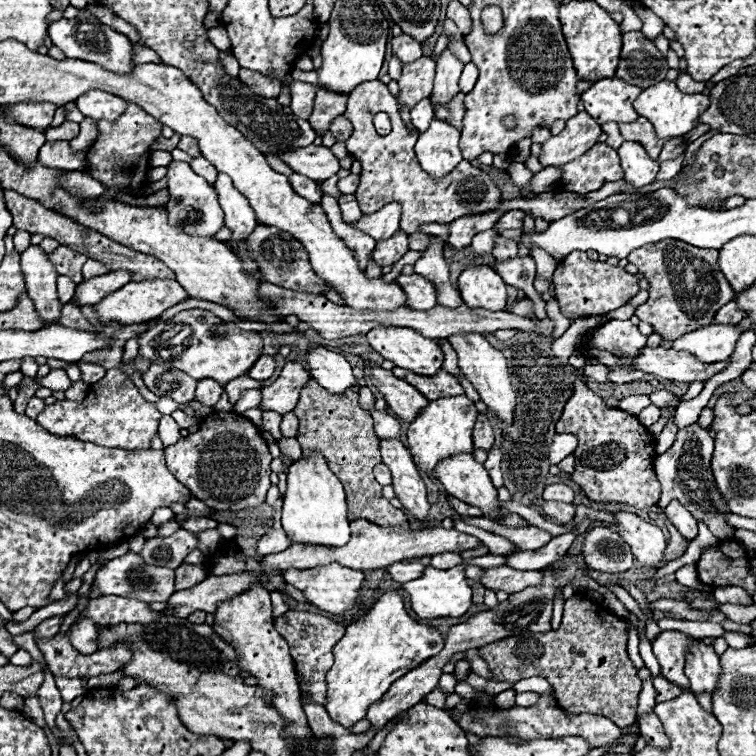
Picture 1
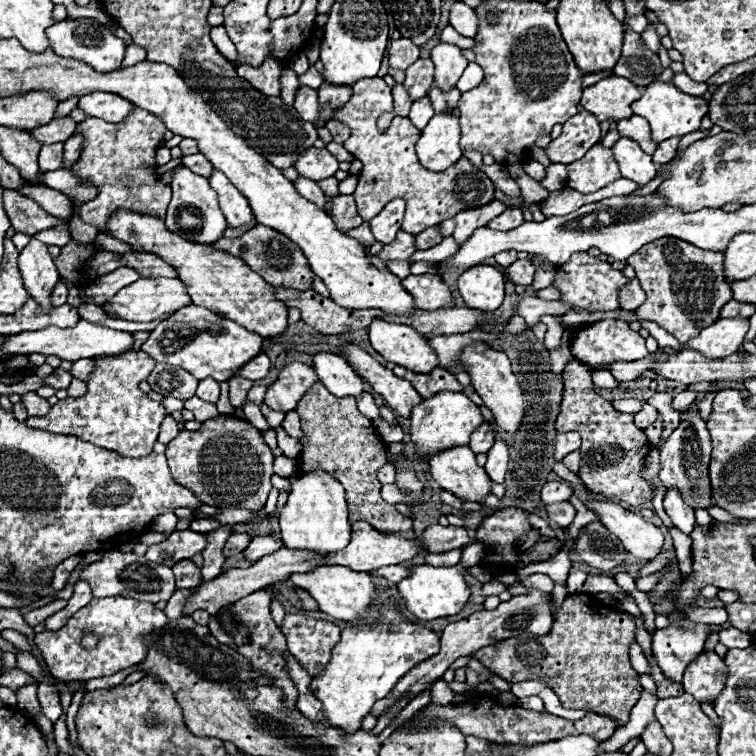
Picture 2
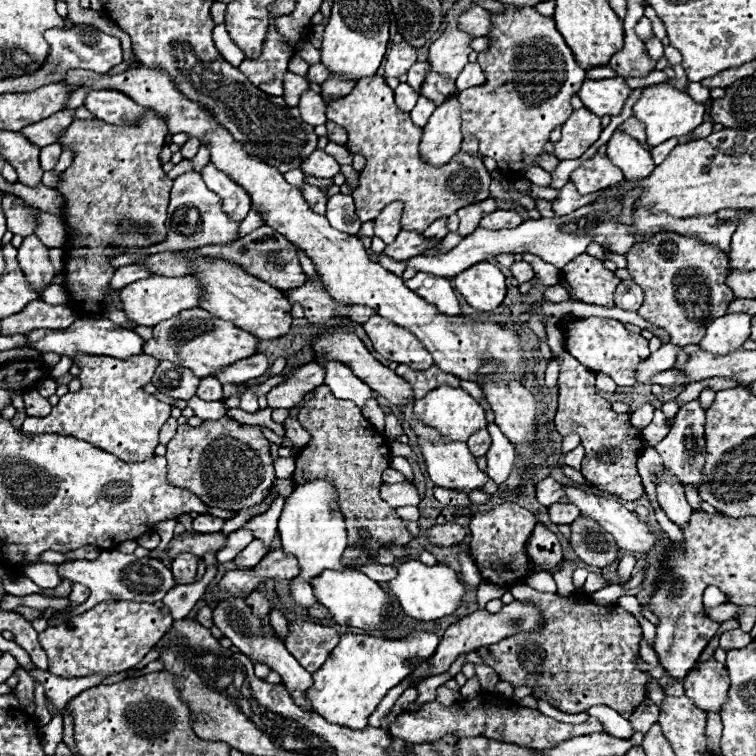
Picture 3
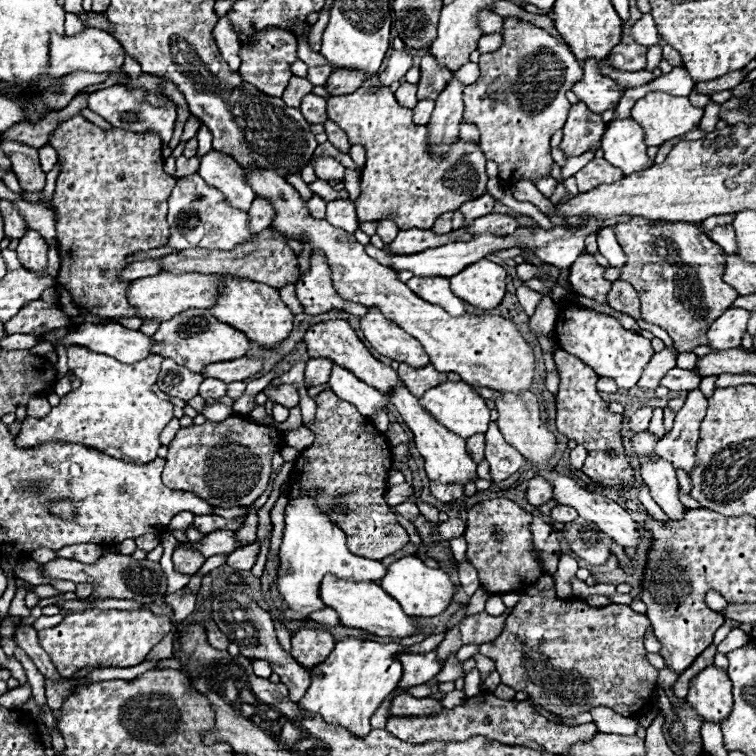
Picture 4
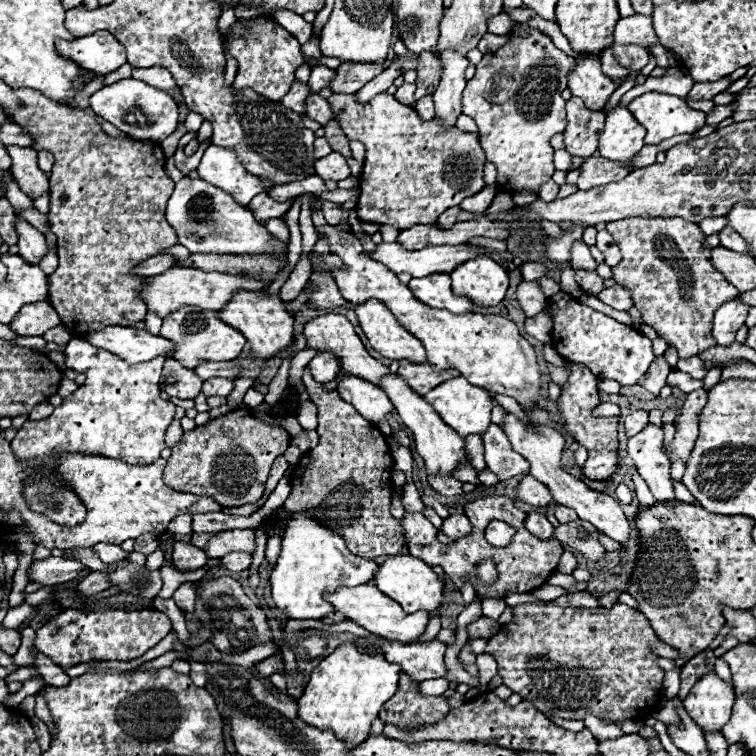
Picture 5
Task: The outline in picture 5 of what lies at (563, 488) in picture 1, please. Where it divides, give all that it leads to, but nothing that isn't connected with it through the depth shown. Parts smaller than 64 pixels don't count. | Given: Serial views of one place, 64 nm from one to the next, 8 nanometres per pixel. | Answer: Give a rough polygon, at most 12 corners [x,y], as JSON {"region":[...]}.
{"region":[[524,476],[516,498],[538,508],[552,502],[550,490]]}

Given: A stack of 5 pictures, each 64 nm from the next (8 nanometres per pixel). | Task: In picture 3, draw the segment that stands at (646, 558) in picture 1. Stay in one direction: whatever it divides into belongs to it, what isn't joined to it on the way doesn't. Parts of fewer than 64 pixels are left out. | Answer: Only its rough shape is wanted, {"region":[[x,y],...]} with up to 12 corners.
{"region":[[564,486],[564,498],[622,550],[648,552],[656,532],[608,498]]}

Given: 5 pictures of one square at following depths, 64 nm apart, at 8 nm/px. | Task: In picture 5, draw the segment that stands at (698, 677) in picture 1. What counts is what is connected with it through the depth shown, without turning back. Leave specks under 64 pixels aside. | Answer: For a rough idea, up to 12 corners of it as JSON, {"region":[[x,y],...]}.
{"region":[[714,672],[702,676],[684,708],[704,732],[722,732],[734,690]]}

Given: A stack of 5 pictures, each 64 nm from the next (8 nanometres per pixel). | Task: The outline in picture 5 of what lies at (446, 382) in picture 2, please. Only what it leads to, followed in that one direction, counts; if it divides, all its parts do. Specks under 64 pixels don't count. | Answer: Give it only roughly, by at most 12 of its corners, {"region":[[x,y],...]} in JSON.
{"region":[[400,360],[398,374],[424,396],[444,380],[454,368],[434,372],[428,362]]}

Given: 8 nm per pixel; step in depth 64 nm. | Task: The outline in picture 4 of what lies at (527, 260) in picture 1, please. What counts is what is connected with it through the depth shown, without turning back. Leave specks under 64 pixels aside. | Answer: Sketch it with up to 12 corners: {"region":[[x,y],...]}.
{"region":[[524,262],[516,266],[522,282],[540,276],[540,266]]}

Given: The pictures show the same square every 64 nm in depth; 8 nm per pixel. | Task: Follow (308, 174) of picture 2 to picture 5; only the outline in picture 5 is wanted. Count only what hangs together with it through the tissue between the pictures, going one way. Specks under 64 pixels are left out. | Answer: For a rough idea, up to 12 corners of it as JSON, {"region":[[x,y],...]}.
{"region":[[338,152],[318,158],[314,168],[322,180],[346,180],[350,168]]}

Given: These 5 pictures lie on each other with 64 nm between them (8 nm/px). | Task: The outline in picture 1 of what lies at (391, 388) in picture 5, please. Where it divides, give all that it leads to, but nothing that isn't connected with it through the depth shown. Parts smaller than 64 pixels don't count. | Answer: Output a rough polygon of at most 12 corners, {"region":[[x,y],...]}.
{"region":[[472,454],[440,460],[434,478],[450,496],[498,512],[496,488]]}

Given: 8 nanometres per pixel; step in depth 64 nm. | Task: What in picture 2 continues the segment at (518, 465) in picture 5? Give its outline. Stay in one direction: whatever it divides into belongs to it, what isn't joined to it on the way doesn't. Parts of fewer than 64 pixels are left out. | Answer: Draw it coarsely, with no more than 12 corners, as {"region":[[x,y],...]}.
{"region":[[496,436],[484,470],[492,482],[504,482],[508,468],[506,442]]}

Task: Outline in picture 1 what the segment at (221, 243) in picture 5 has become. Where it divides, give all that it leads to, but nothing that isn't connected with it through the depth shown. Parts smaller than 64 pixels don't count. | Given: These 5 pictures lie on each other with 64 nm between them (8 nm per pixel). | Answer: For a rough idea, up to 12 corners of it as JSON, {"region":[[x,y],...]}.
{"region":[[170,162],[168,222],[212,238],[224,226],[216,190]]}

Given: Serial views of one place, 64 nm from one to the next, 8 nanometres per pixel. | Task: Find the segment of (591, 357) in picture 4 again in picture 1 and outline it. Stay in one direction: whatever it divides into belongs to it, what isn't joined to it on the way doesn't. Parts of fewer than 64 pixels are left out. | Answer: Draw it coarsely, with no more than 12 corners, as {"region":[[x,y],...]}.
{"region":[[608,320],[588,340],[596,350],[636,358],[646,346],[630,320]]}

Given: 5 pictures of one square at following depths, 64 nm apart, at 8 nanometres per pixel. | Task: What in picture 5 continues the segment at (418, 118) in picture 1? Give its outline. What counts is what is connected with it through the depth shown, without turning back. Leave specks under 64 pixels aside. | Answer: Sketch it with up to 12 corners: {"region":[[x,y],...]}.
{"region":[[422,96],[414,104],[414,110],[422,120],[434,118],[432,96]]}

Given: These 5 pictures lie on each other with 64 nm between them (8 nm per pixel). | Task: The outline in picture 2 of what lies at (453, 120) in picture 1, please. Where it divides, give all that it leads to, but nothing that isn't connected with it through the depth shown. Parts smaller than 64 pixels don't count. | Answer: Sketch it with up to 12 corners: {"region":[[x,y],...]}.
{"region":[[432,82],[428,96],[436,112],[458,114],[460,90],[444,92]]}

